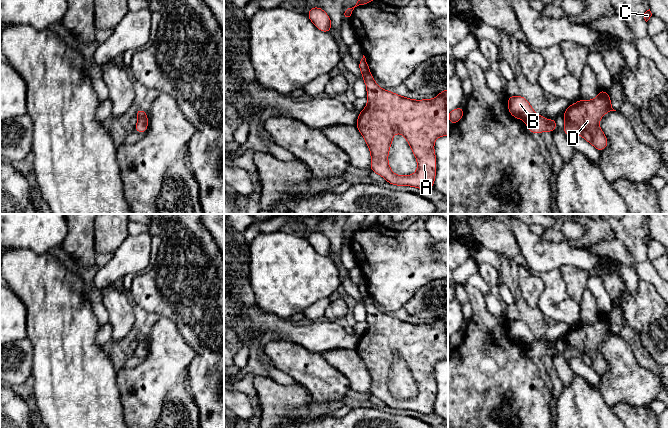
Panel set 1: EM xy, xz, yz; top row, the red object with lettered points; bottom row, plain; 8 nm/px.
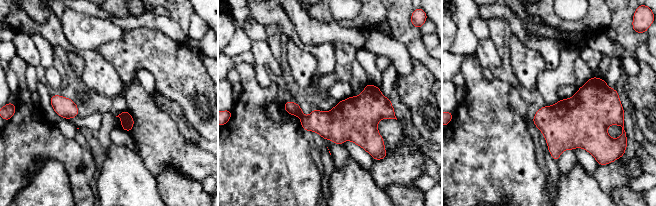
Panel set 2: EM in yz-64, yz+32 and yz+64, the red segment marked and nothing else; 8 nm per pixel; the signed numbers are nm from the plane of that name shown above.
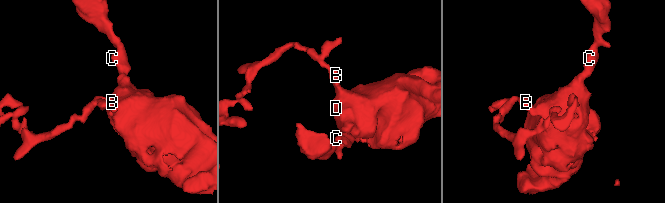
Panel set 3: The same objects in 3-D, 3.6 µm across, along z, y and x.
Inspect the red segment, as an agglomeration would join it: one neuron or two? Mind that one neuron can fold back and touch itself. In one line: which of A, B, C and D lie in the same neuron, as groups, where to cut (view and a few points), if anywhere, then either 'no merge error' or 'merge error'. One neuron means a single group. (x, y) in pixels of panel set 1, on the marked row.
A C D / B; cut in yz along (535, 114), (527, 122); merge error

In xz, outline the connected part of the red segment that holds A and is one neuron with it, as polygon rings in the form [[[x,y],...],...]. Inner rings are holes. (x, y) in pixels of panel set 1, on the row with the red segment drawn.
[[[371,73],[363,75],[363,80],[367,87],[368,104],[359,113],[356,126],[371,152],[371,171],[392,185],[431,190],[437,165],[434,142],[439,136],[448,136],[448,89],[440,92],[435,99],[413,100],[380,88]],[[396,132],[406,138],[416,157],[418,168],[413,175],[396,175],[389,167],[388,153]]]

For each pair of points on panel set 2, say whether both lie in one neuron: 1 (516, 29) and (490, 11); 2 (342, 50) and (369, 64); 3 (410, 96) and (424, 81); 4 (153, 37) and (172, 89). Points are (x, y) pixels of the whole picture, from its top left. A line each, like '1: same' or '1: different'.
1: same
2: different
3: same
4: same

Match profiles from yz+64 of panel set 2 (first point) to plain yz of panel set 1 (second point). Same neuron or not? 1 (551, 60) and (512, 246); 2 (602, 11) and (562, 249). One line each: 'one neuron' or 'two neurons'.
1: one neuron
2: two neurons

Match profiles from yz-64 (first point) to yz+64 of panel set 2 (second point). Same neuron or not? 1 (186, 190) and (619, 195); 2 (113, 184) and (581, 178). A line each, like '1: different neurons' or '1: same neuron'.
1: same neuron
2: same neuron

